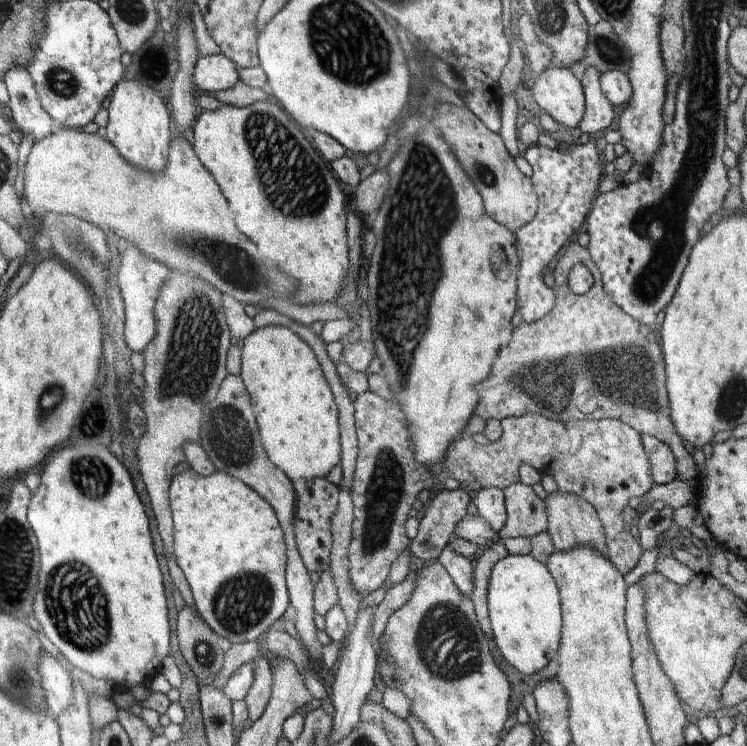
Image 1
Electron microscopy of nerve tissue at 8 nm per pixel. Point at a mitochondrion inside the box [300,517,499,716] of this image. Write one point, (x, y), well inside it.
(447, 643)

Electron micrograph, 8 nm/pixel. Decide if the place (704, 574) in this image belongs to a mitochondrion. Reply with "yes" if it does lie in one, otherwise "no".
no

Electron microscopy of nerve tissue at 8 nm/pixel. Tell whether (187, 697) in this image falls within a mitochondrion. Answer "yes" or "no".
no

